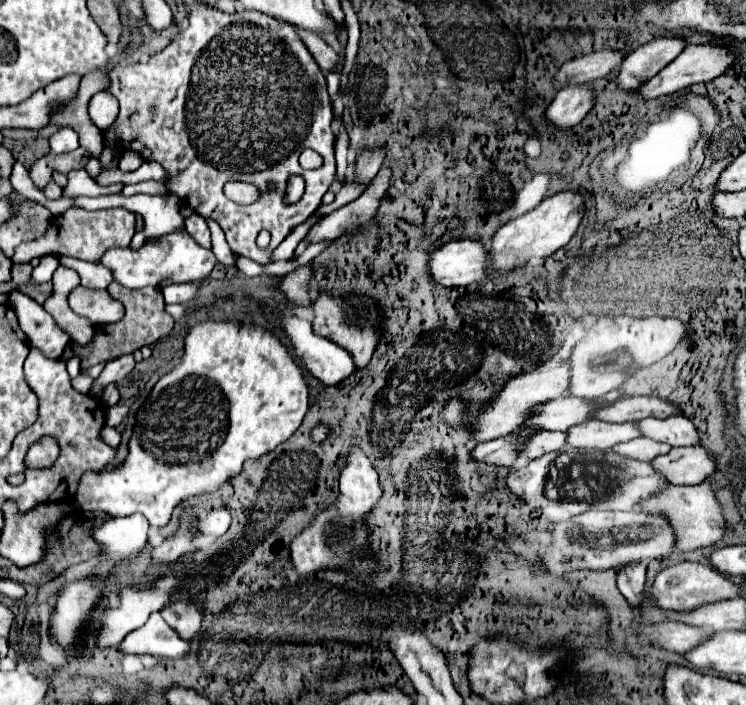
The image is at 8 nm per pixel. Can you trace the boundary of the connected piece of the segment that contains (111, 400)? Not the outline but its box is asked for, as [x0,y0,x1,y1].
[102,383,120,407]

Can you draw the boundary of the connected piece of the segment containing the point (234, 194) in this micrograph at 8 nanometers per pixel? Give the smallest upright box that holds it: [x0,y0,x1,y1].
[224,182,260,204]

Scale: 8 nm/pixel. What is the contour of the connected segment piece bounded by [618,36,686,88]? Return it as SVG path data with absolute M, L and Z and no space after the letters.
M662 36L642 44L620 66L618 84L622 88L638 88L668 66L684 48L686 40L676 36Z

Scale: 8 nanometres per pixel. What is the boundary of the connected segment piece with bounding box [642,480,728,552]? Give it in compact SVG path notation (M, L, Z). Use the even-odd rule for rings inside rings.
M708 480L696 486L668 486L658 496L644 500L642 508L650 512L666 514L668 520L672 520L672 526L676 528L676 548L682 552L714 546L728 530L722 504L716 498L716 492Z

